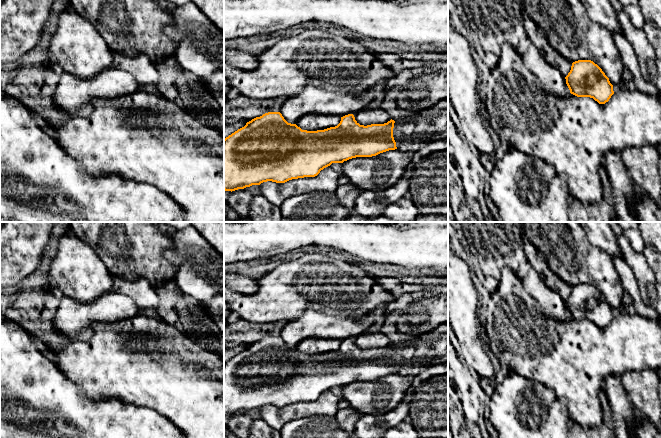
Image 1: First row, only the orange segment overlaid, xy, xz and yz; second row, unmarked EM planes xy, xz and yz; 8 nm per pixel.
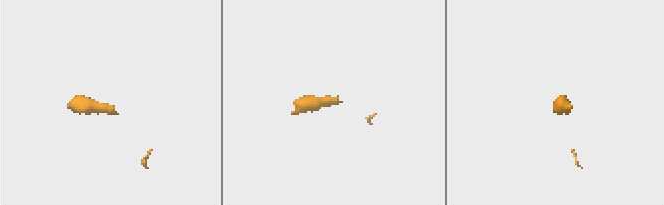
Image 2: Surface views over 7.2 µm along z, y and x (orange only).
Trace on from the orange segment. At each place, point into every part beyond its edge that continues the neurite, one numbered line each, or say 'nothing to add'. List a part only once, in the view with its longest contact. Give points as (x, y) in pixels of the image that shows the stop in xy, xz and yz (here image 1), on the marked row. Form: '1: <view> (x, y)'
1: xz (430, 124)

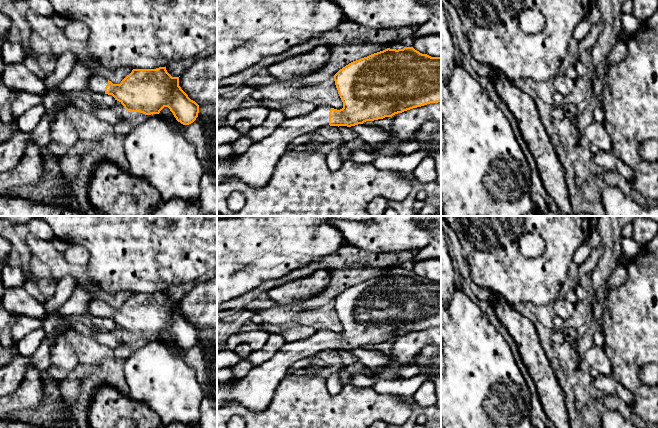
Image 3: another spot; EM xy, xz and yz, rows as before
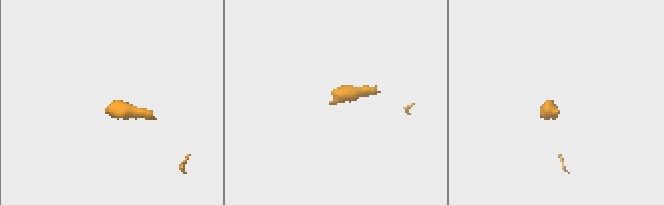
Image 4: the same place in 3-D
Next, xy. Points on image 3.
1: xy (97, 83)

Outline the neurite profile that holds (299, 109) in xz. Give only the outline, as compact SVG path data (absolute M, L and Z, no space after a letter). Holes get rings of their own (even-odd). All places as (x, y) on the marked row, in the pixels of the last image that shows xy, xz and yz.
M298 102L292 105L285 105L282 109L286 118L301 117L313 112L317 105L311 102Z

